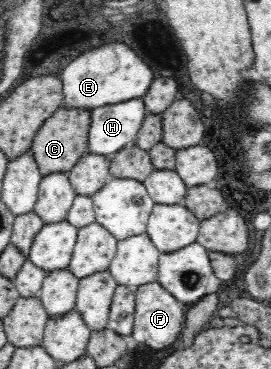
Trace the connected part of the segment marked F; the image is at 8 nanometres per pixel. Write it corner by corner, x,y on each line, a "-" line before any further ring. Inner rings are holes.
157,283
140,286
136,292
135,318
132,336
124,336
126,347
134,349
137,344
146,344
152,350
164,350
172,346
174,342
179,344
178,338
182,332
183,324
186,322
186,307
180,304
168,291

